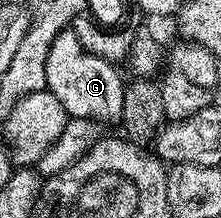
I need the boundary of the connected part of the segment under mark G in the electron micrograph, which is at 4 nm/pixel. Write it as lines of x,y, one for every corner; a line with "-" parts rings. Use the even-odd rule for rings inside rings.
65,30
54,38
50,52
46,57
47,91
52,92
54,98
58,98
58,102
62,102
62,106
68,111
69,117
77,116
97,122
105,122
104,120
116,122
120,120
122,114
122,98
124,97
126,83
125,77
120,77
120,72
116,68
119,67
113,61
105,60
104,57
86,50
86,46
82,46
82,42
78,42
76,32

